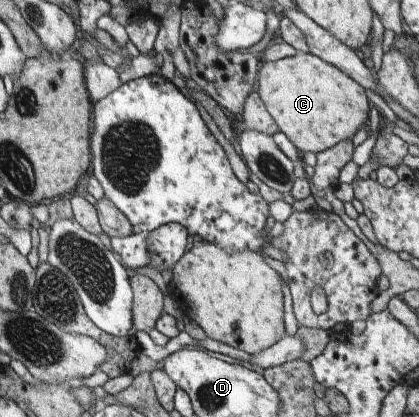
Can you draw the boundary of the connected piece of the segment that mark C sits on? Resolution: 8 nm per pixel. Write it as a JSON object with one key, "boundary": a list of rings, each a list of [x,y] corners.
{"boundary":[[[300,52],[278,61],[261,61],[256,91],[277,123],[279,131],[287,135],[302,153],[313,151],[317,154],[330,149],[341,141],[352,140],[360,128],[367,128],[368,111],[372,104],[366,96],[365,89],[335,65],[312,53]]]}

